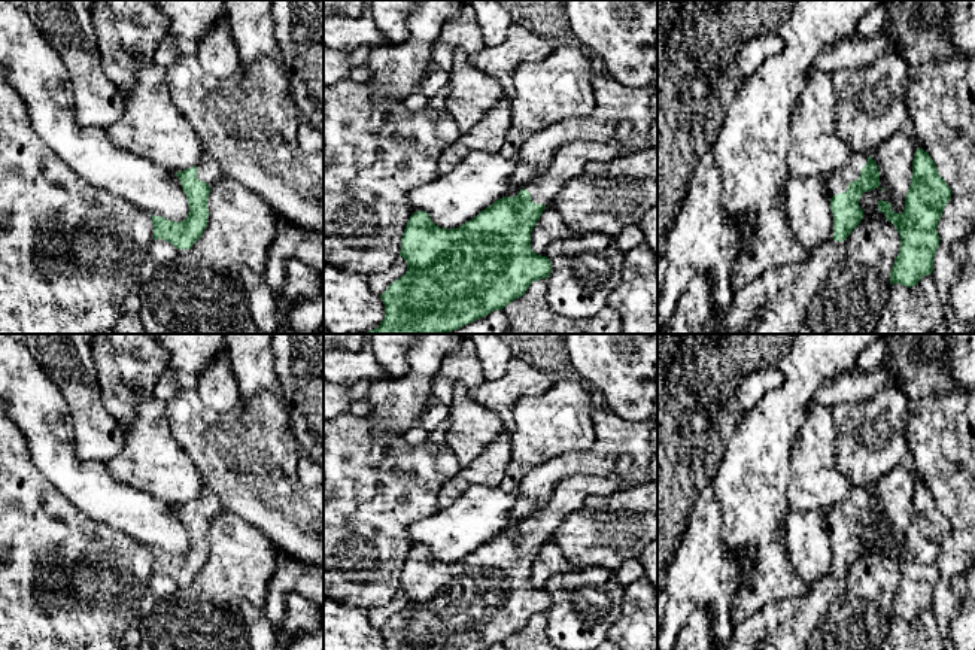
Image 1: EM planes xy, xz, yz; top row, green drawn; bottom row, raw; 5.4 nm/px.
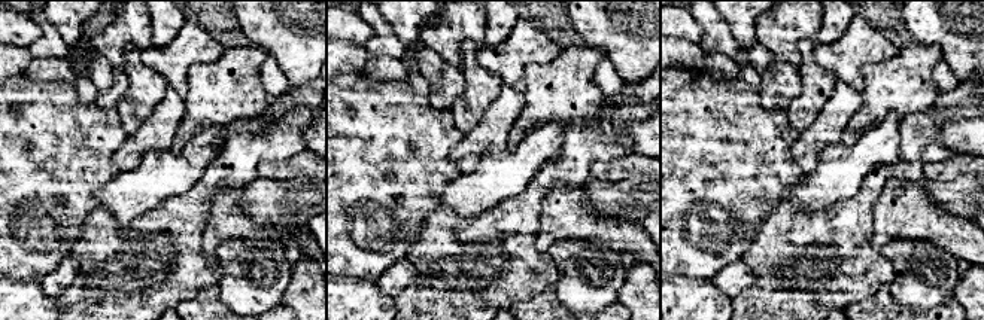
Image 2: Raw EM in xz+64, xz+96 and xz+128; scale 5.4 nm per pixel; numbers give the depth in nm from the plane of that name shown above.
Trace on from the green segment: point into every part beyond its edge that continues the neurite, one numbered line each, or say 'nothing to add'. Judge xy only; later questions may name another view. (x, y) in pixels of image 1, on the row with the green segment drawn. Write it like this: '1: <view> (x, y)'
1: xy (207, 170)

